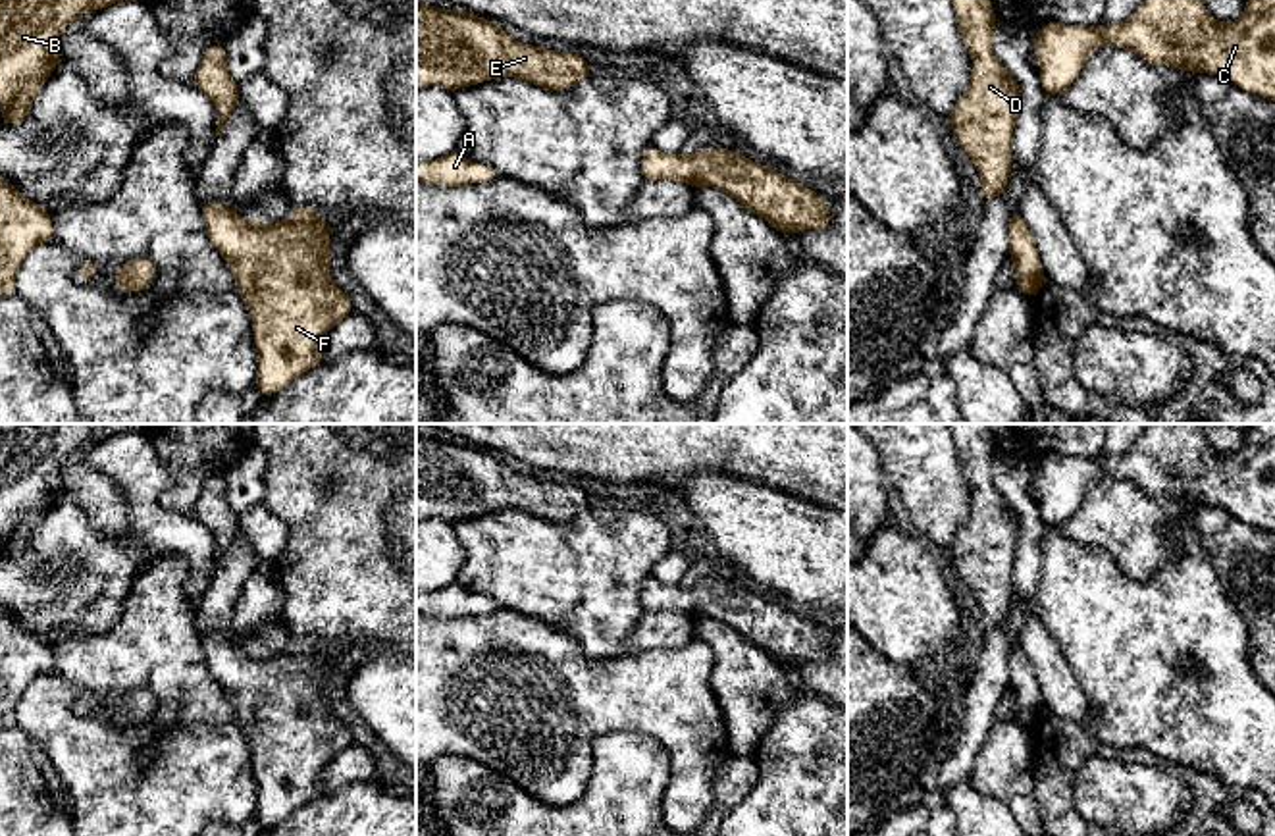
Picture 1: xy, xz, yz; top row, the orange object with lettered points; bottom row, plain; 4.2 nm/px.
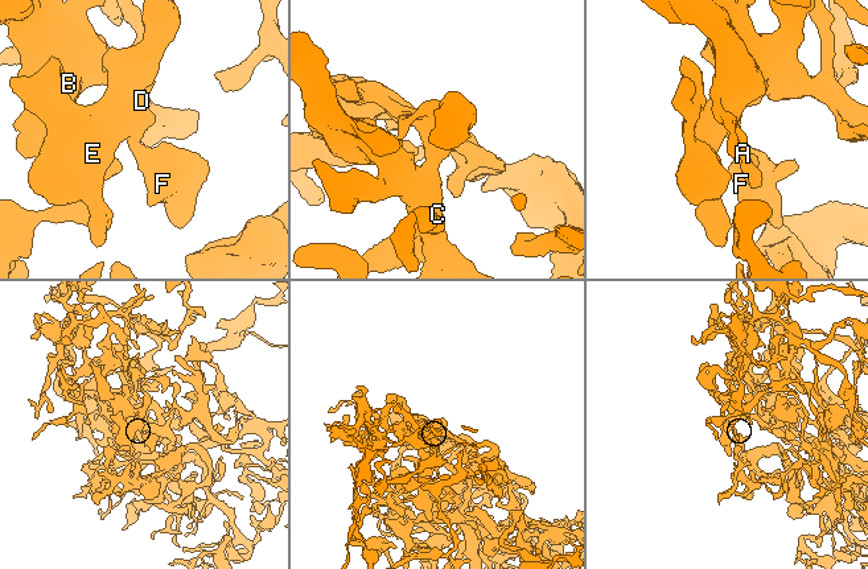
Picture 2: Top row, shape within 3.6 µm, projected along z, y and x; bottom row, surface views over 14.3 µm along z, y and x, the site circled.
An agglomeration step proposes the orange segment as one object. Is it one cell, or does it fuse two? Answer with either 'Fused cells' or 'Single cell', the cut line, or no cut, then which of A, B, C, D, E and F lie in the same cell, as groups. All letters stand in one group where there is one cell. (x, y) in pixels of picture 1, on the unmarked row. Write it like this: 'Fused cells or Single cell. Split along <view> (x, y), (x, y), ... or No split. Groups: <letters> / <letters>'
Single cell. No split. Groups: A B C D E F

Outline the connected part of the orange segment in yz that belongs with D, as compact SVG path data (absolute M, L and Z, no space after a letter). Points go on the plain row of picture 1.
M948 424L959 468L973 489L971 514L950 545L957 576L982 609L984 634L1003 624L1013 599L1013 561L1021 534L1019 512L996 489L996 443L986 424Z

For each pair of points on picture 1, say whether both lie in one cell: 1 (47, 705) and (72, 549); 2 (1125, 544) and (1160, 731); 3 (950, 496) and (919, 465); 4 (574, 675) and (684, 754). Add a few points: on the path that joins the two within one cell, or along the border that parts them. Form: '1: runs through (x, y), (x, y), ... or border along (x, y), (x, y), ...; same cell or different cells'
1: border along (103, 632), (60, 634), (51, 644); different cells
2: border along (1096, 548), (1139, 580), (1146, 580), (1173, 559); different cells
3: runs through (942, 488), (927, 472); same cell
4: runs through (603, 694), (630, 694), (661, 725); same cell

